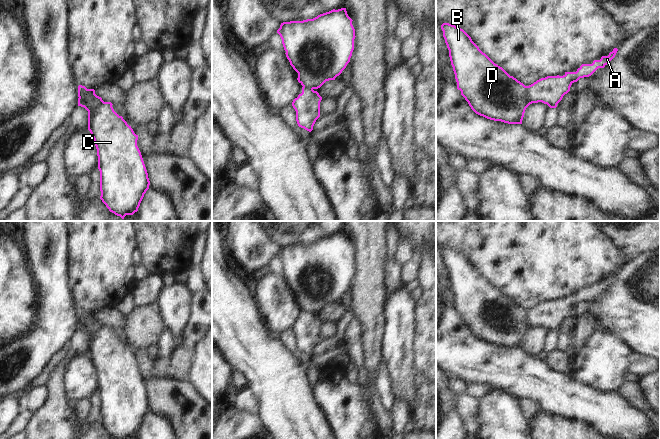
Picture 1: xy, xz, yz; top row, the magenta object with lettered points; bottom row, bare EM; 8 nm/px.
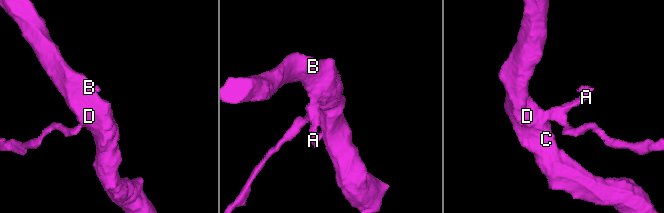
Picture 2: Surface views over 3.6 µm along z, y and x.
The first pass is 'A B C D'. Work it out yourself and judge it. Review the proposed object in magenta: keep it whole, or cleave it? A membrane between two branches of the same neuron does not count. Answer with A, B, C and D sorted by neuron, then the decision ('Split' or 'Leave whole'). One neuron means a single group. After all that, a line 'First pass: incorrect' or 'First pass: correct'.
Groups: A / B C D. Split
First pass: incorrect

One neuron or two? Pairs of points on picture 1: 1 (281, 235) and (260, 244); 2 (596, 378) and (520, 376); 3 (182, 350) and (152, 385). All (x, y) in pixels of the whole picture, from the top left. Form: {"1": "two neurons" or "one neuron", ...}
{"1": "two neurons", "2": "two neurons", "3": "two neurons"}

